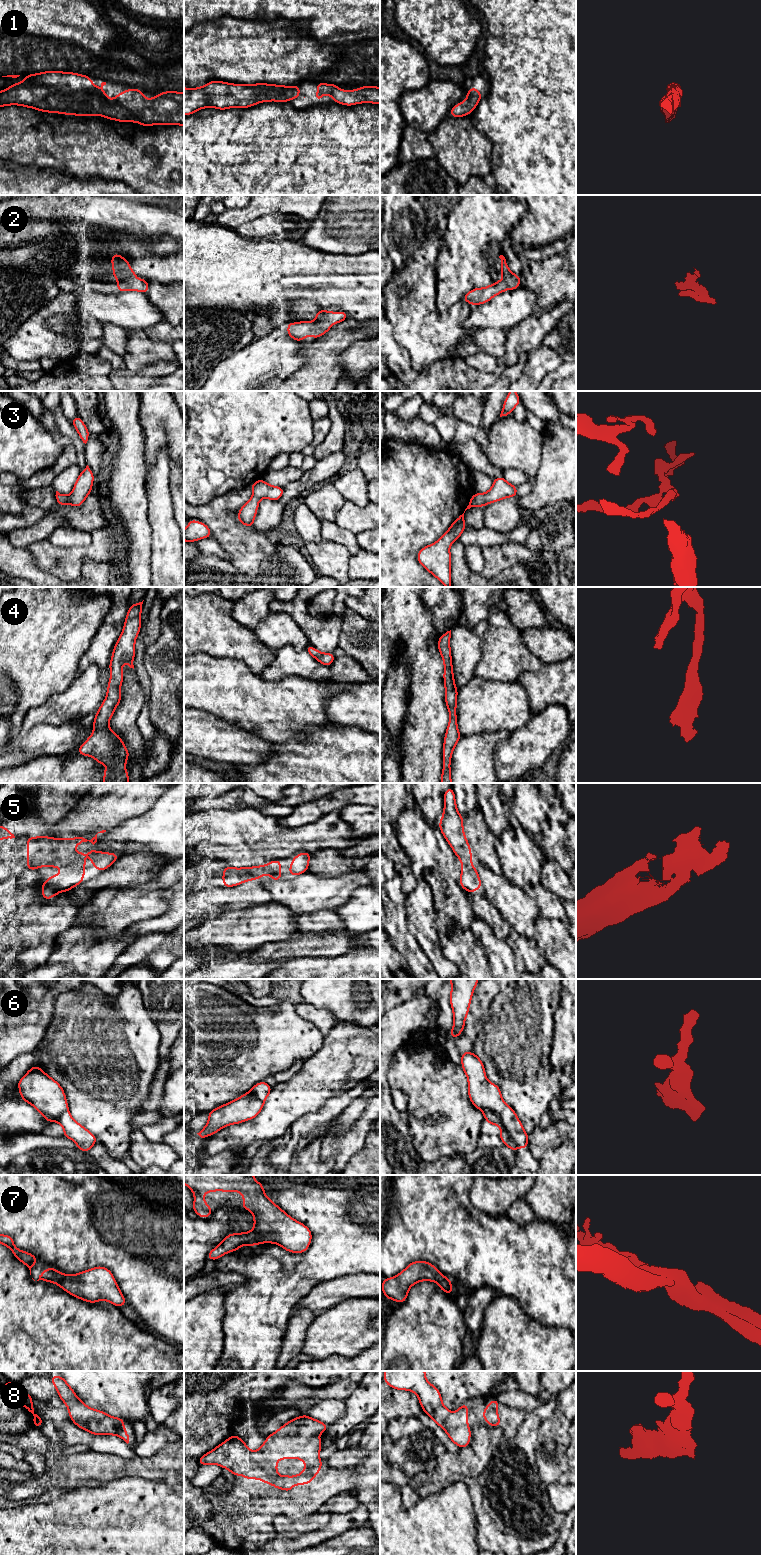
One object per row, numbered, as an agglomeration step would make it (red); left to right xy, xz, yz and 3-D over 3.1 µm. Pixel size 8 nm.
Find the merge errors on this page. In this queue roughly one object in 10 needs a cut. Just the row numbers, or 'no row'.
6

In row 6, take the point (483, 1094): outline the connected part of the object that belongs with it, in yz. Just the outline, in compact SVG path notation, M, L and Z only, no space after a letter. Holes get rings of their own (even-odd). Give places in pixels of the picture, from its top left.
M472 1051L460 1055L461 1066L468 1078L468 1096L472 1104L480 1110L490 1109L496 1112L516 1146L527 1149L528 1133L525 1132L515 1111L502 1099L501 1089L486 1078L480 1058Z

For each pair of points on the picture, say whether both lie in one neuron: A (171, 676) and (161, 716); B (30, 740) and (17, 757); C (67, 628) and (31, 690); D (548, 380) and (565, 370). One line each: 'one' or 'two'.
A: one
B: one
C: one
D: one

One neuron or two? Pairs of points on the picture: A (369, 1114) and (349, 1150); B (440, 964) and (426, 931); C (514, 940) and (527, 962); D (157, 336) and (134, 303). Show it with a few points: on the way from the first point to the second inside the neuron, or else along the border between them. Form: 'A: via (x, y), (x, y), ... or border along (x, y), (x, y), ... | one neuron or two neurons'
A: via (364, 1123), (353, 1141) | one neuron
B: via (436, 956), (430, 950), (429, 939) | one neuron
C: via (519, 945), (527, 953), (527, 957) | one neuron
D: border along (164, 319), (144, 330) | two neurons

